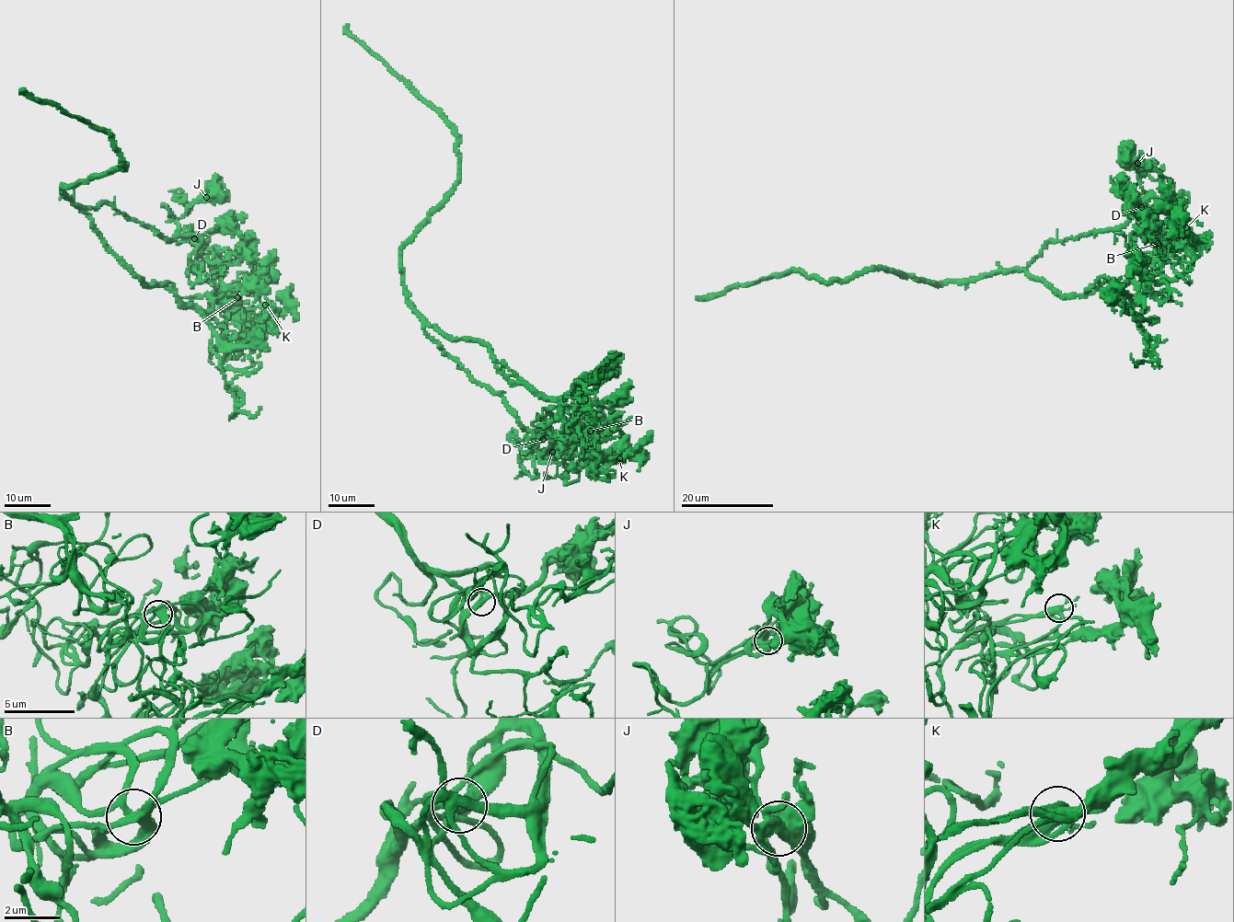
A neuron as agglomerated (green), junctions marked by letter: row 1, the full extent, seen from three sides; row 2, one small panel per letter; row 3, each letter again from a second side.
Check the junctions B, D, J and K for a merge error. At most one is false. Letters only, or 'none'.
none

